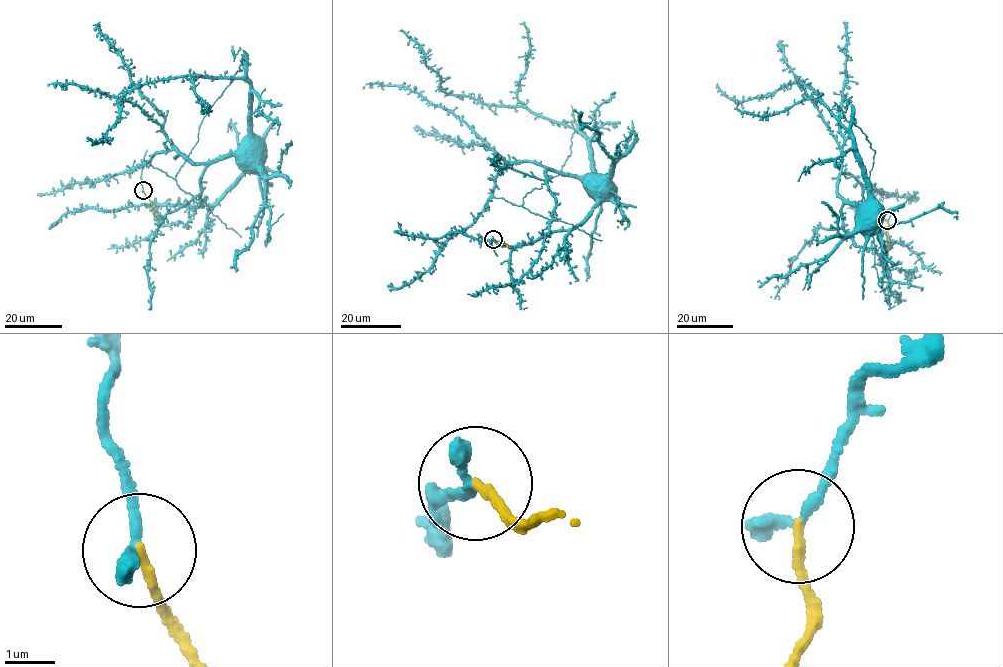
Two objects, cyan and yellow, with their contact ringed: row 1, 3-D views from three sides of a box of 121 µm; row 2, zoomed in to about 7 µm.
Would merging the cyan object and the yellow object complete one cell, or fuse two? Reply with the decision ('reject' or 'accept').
accept

